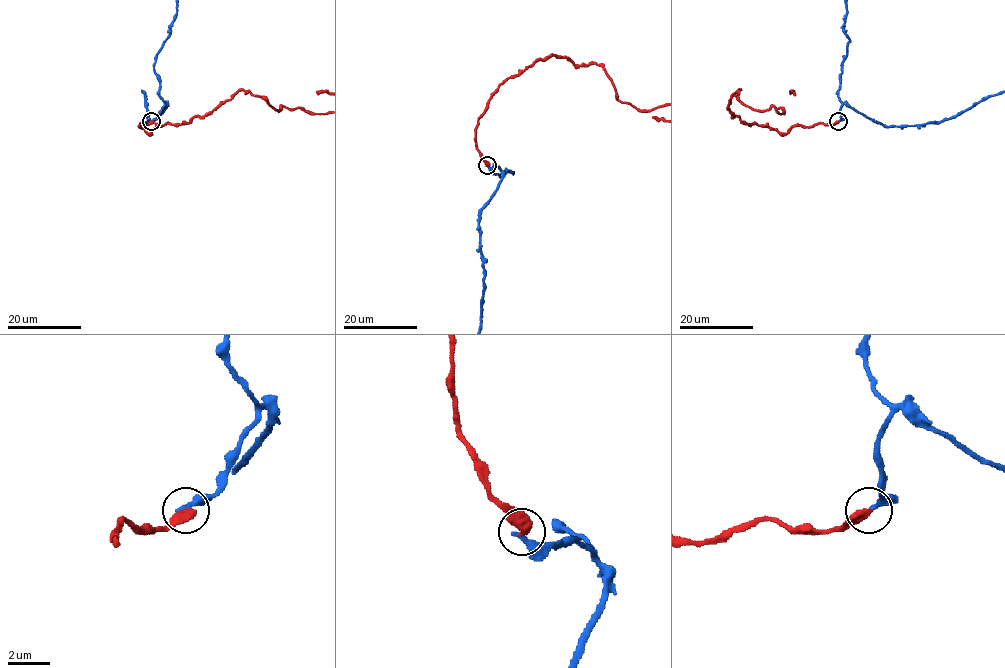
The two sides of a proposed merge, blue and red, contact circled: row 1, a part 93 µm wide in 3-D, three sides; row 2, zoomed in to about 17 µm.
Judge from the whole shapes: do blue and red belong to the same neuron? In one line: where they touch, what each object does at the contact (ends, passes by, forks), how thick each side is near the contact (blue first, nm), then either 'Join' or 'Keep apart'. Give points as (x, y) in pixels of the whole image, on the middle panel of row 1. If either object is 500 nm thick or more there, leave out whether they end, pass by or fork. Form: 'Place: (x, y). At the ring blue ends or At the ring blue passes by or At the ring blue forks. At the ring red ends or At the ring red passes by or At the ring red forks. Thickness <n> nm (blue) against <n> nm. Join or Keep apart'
Place: (487, 165). Thickness 320 nm (blue) against 500 nm. Keep apart

